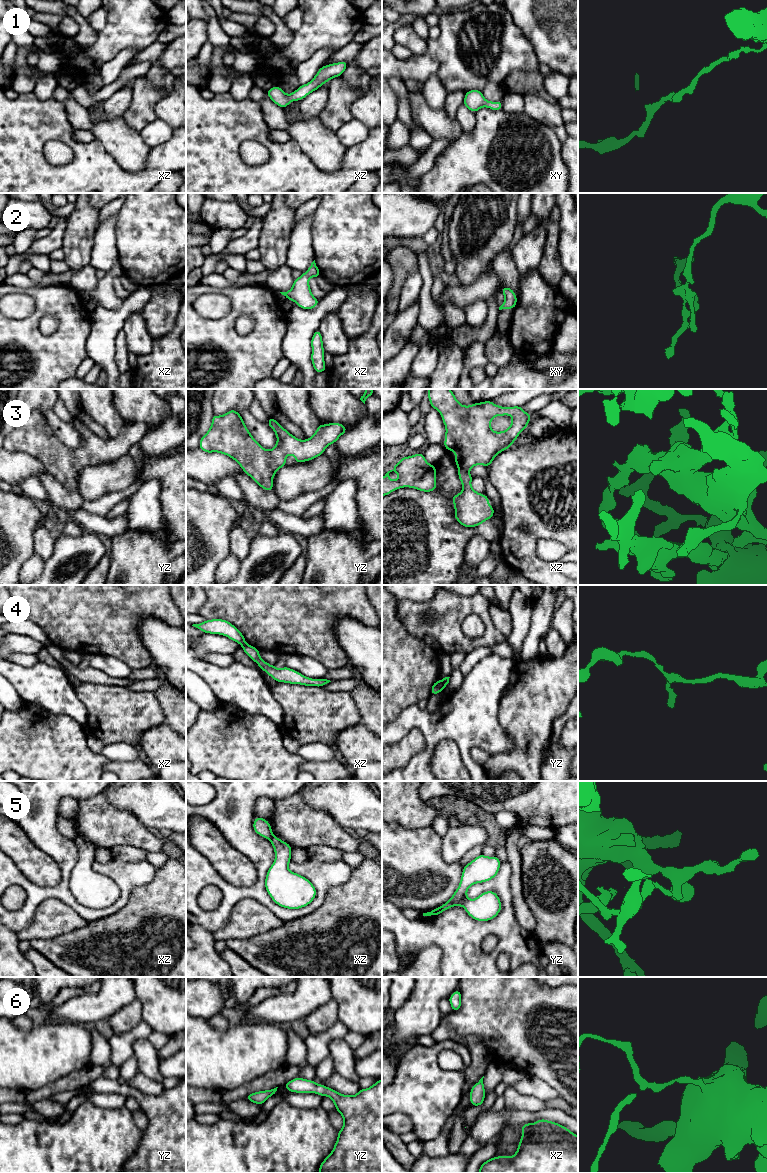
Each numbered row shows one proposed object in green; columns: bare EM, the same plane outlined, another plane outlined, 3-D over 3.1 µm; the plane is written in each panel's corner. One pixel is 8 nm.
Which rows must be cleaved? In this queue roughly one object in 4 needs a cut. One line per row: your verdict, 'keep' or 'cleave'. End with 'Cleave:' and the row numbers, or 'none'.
1: keep
2: keep
3: keep
4: cleave
5: cleave
6: keep
Cleave: 4, 5

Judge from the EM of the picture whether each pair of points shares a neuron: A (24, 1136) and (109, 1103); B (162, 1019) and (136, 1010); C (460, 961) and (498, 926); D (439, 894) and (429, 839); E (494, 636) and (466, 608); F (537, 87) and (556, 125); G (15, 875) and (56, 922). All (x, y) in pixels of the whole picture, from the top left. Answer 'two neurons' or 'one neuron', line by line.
A: two neurons
B: two neurons
C: one neuron
D: one neuron
E: one neuron
F: two neurons
G: two neurons

